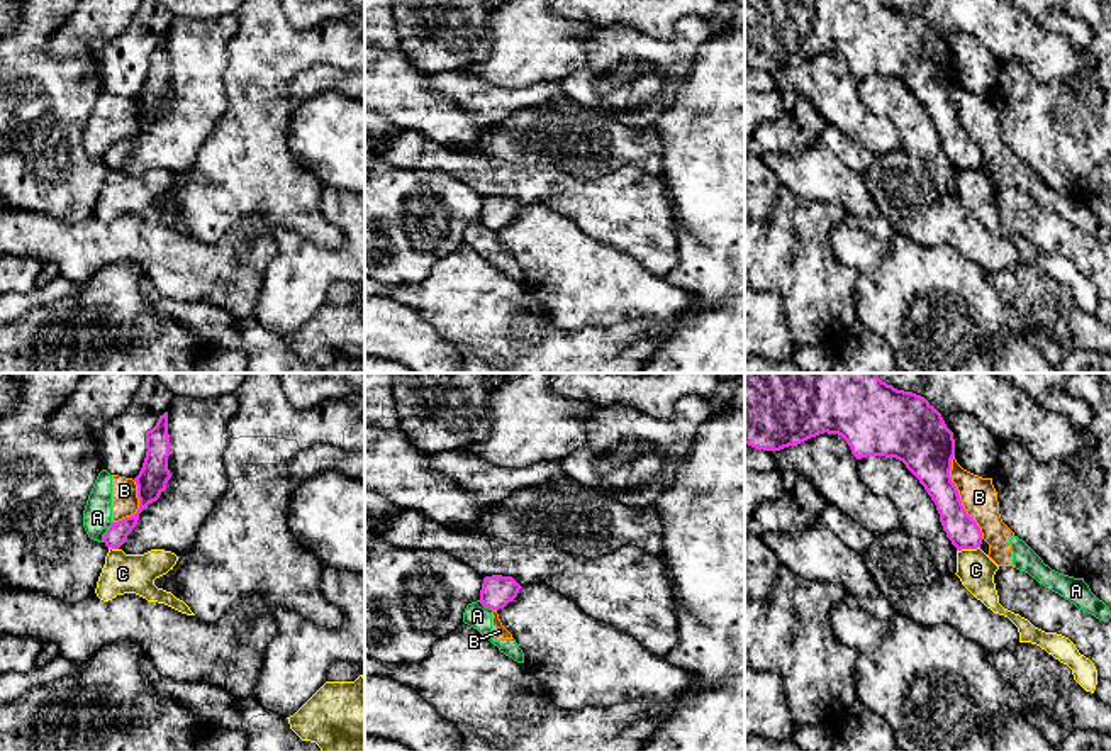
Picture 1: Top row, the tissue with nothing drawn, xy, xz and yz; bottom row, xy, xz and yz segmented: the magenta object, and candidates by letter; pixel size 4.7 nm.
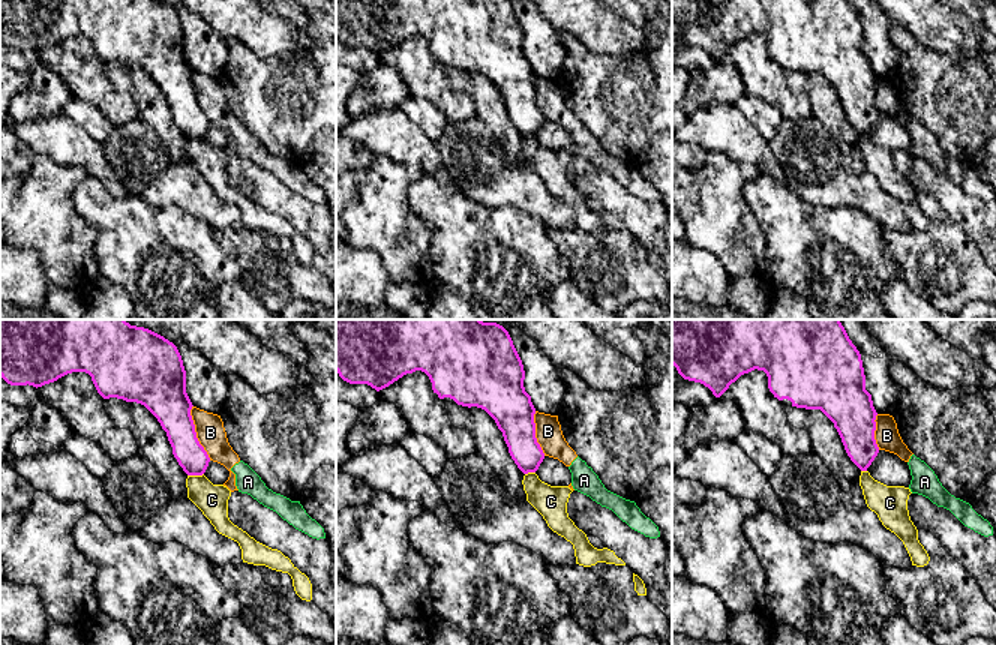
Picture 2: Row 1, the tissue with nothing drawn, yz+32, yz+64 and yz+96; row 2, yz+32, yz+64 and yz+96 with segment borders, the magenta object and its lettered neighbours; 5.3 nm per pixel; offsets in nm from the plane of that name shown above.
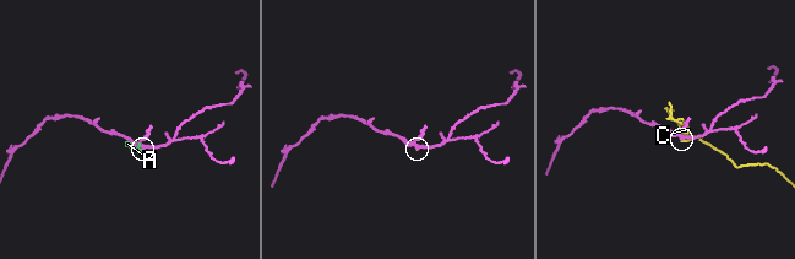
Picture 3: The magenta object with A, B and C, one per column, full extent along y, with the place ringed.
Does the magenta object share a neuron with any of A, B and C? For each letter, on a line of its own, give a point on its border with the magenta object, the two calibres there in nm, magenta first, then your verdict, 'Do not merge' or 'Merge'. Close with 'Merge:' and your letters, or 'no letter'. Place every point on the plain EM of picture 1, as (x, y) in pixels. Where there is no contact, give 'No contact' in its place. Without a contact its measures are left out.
A: Touches magenta at xy (106, 153). Thickness 100 nm (magenta) against 140 nm. Do not merge
B: Touches magenta at yz (959, 117). Thickness 220 nm (magenta) against 170 nm. Do not merge
C: Touches magenta at yz (967, 168). Thickness 150 nm (magenta) against 180 nm. Do not merge
Merge: no letter

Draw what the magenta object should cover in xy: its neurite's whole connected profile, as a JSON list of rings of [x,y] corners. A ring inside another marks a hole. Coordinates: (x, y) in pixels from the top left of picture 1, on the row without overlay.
[[[165,32],[156,46],[146,53],[146,78],[139,95],[134,98],[139,129],[134,136],[112,142],[110,149],[103,154],[107,168],[119,170],[136,147],[139,134],[166,110],[166,103],[171,98],[168,90],[170,68],[168,32]]]

